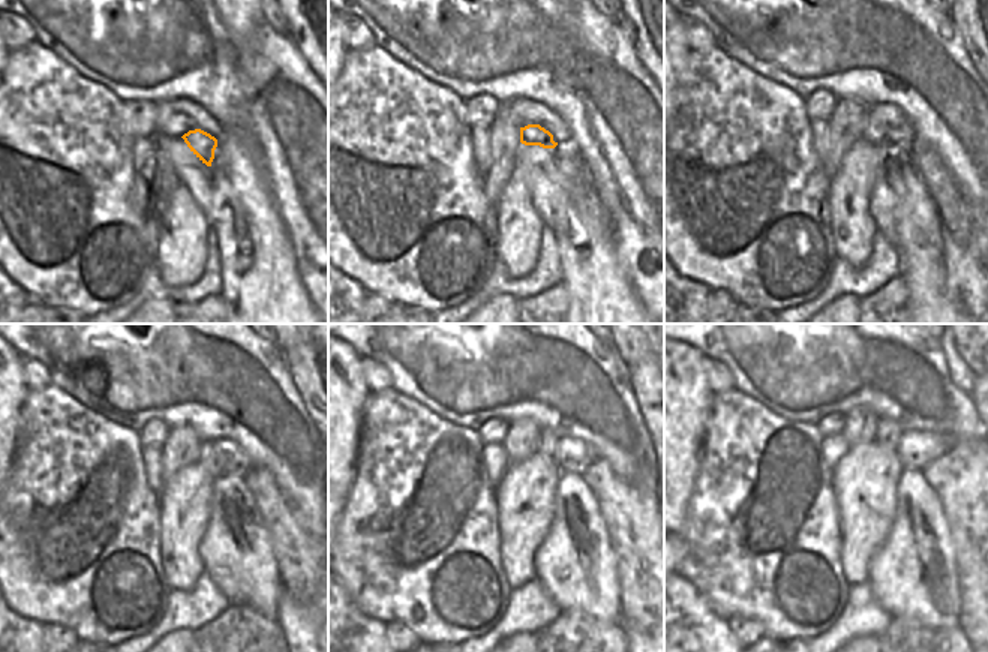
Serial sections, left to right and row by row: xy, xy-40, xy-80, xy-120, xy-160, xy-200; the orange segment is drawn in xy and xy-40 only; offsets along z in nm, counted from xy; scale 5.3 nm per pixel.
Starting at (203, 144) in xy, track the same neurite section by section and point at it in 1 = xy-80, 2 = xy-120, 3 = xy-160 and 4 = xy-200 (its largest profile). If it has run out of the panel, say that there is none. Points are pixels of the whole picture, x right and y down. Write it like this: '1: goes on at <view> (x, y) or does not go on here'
1: goes on at xy-80 (874, 131)
2: goes on at xy-120 (207, 459)
3: goes on at xy-160 (549, 439)
4: goes on at xy-200 (888, 433)

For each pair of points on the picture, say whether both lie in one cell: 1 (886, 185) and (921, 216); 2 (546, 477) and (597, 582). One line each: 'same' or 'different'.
1: same
2: different

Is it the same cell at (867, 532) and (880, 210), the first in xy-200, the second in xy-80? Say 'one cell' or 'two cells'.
two cells

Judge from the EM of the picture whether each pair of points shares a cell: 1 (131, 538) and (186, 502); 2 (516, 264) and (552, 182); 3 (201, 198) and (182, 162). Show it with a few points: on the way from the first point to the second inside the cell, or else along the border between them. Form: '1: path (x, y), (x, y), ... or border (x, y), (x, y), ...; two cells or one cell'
1: border (161, 493), (159, 556); two cells
2: border (525, 180), (531, 195), (531, 206), (544, 225); two cells
3: path (200, 189), (197, 177), (191, 171); one cell

